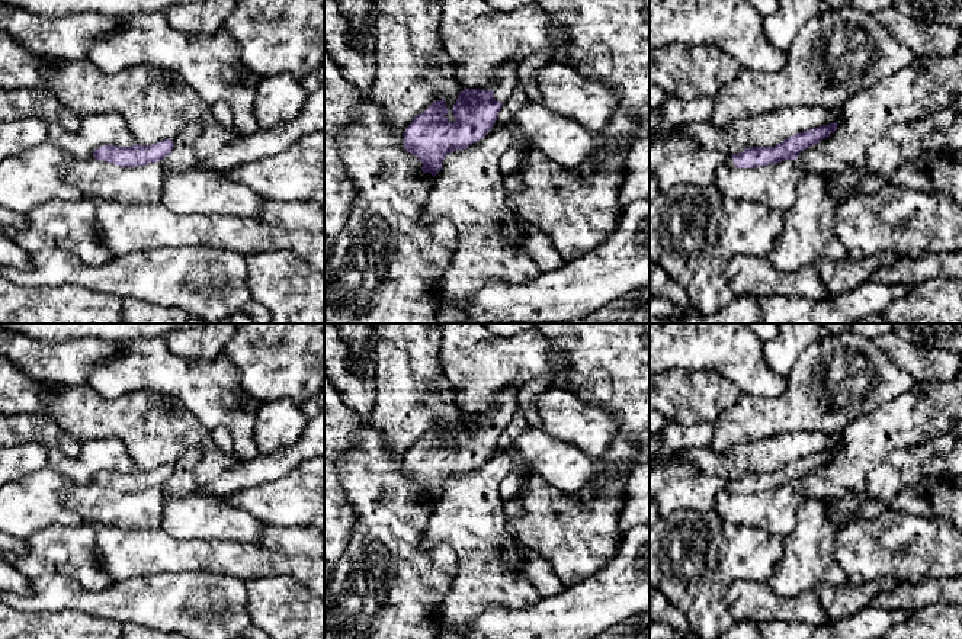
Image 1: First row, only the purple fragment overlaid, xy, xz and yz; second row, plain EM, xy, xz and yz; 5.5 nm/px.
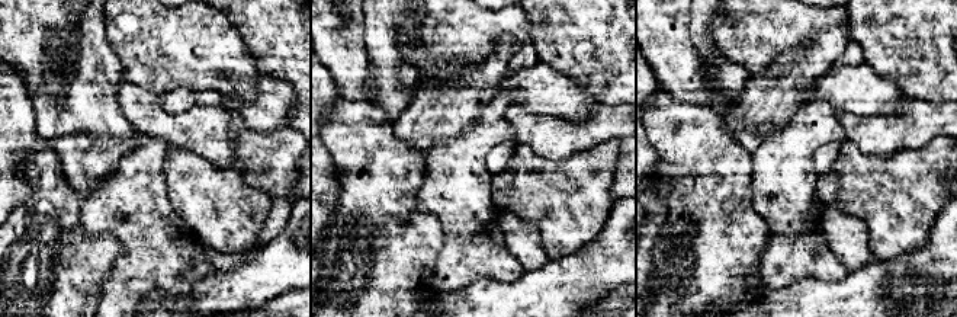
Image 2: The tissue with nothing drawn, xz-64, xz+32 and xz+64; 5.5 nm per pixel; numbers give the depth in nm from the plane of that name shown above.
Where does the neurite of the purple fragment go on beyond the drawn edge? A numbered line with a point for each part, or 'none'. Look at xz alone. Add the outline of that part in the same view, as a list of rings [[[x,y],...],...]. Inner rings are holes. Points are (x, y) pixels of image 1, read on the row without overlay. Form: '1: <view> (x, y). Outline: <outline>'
1: xz (509, 403). Outline: [[[509,391],[504,392],[496,402],[496,407],[493,410],[494,424],[500,428],[507,427],[510,420],[516,412],[519,412],[519,408],[522,405],[520,395]]]

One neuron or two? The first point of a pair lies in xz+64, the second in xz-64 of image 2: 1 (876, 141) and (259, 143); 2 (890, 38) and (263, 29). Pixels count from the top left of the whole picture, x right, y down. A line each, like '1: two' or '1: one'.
1: two
2: one

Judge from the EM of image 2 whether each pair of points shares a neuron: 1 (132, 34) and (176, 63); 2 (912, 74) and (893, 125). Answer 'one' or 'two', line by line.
1: one
2: two

